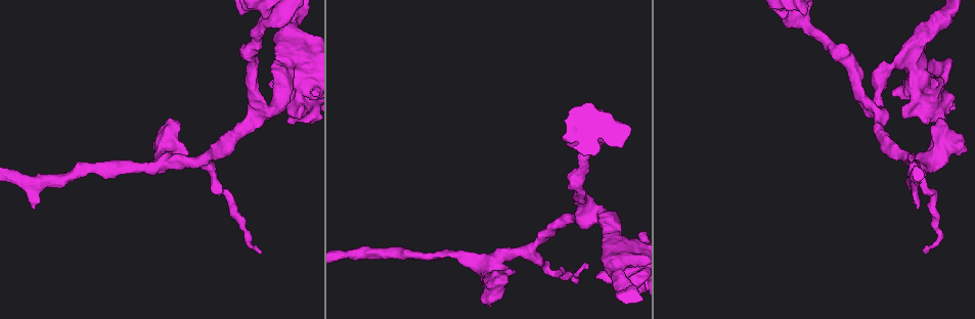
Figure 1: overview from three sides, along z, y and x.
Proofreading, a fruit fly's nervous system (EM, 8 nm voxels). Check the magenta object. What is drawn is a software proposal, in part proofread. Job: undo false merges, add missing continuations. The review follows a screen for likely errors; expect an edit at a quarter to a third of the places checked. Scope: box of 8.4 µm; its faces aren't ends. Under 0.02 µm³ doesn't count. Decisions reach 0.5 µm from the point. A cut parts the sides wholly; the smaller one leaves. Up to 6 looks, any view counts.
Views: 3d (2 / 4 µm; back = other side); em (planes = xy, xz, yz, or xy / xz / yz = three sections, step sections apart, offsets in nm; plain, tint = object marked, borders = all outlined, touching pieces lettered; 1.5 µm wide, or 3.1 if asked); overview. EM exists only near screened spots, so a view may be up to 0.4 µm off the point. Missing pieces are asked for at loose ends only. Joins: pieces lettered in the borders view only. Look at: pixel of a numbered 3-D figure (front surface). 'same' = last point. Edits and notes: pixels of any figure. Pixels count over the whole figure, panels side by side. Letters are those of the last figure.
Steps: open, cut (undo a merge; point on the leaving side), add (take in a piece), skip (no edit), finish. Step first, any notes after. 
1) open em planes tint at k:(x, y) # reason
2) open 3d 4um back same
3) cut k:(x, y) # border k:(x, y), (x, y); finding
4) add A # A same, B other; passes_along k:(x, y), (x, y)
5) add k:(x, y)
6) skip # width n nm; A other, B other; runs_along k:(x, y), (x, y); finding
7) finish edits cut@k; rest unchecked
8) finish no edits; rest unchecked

open em 3.1um xz step 16 borders at 1:(276, 16) # abrupt turn

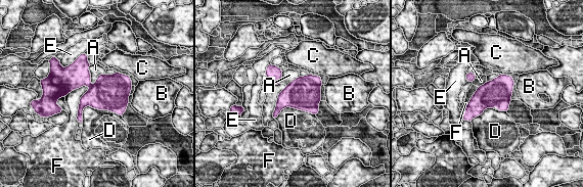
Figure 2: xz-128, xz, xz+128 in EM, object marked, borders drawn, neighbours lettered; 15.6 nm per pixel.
open em 3.1um planes borders same

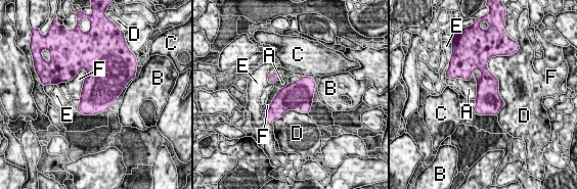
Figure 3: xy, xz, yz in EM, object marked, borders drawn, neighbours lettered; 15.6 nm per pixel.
skip # A other, B other, C other, D other, E other, F other; continuous, no second cell

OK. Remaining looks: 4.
open em xz step 8 tint at 1:(581, 207) # a fork

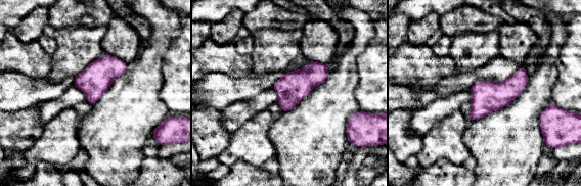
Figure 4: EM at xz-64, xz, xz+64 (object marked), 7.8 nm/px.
open em xz step 8 borders same

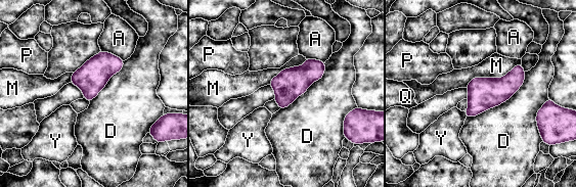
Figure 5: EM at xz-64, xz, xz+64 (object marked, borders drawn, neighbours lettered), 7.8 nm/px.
skip # width 240 nm; A other, D other, M other, P other, Q other, Y other; border 5:(525, 72), (507, 99), (467, 118); one cell here

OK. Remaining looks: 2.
open em xy step 4 tint at 1:(950, 58) # an open end

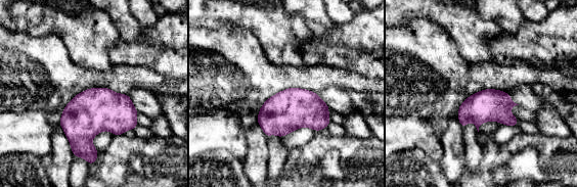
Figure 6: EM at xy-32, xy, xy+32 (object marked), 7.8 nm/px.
open em planes borders same

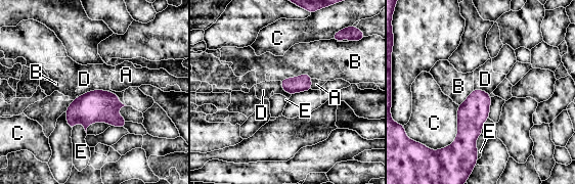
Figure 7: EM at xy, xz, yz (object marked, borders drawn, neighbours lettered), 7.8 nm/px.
skip # A other, B other, C other, D other, E other; border 7:(107, 90), (90, 90), (78, 97); none of them fits

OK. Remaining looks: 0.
finish no edits; rest unchecked

